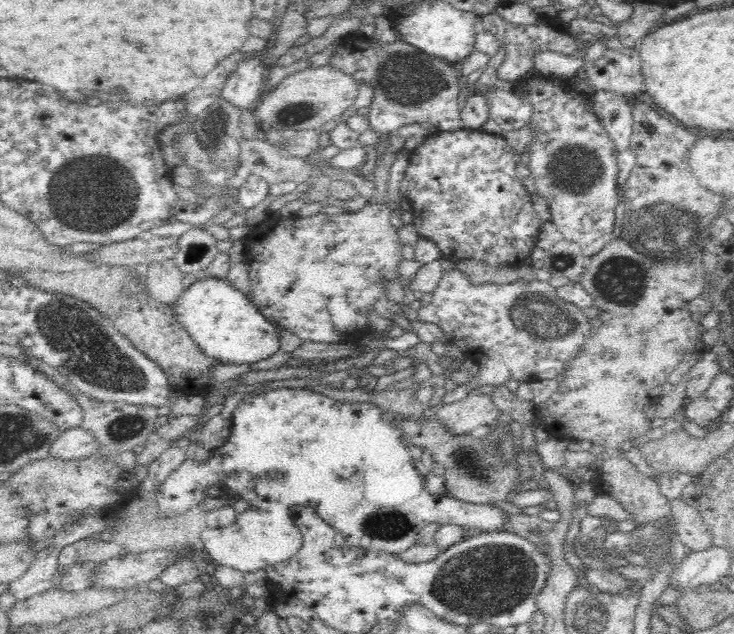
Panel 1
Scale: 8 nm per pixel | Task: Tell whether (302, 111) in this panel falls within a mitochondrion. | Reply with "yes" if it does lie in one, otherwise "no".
yes

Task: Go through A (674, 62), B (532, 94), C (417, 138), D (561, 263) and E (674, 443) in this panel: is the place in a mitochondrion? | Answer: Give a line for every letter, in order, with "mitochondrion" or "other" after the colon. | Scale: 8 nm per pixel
A: mitochondrion
B: other
C: other
D: mitochondrion
E: other

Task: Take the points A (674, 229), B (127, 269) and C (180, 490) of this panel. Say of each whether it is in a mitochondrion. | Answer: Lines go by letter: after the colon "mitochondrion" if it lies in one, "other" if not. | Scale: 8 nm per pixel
A: mitochondrion
B: other
C: other

